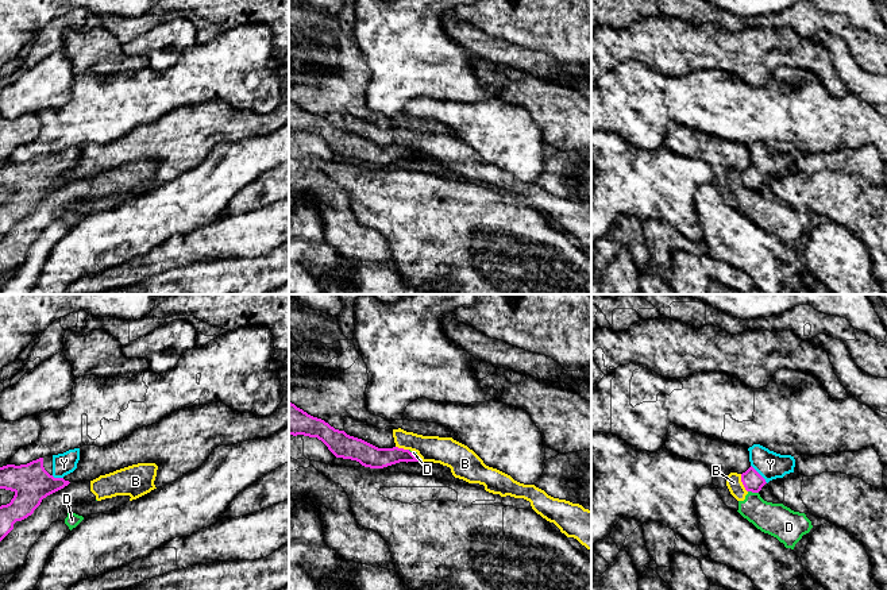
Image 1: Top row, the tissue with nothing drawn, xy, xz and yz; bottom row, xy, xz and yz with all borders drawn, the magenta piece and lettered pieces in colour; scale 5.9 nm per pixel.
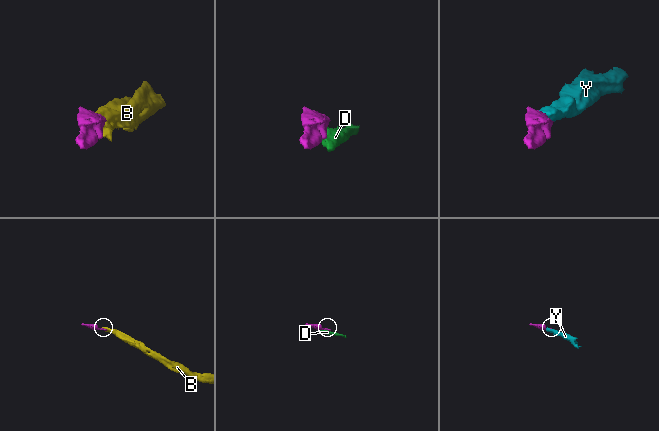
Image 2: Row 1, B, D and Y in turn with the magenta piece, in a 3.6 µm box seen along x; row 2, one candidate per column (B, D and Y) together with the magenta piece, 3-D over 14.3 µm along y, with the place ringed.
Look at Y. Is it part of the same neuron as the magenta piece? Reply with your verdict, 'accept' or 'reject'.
accept

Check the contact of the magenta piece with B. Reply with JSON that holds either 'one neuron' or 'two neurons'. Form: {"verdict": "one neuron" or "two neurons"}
{"verdict": "two neurons"}

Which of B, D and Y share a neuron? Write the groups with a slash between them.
B D / Y

